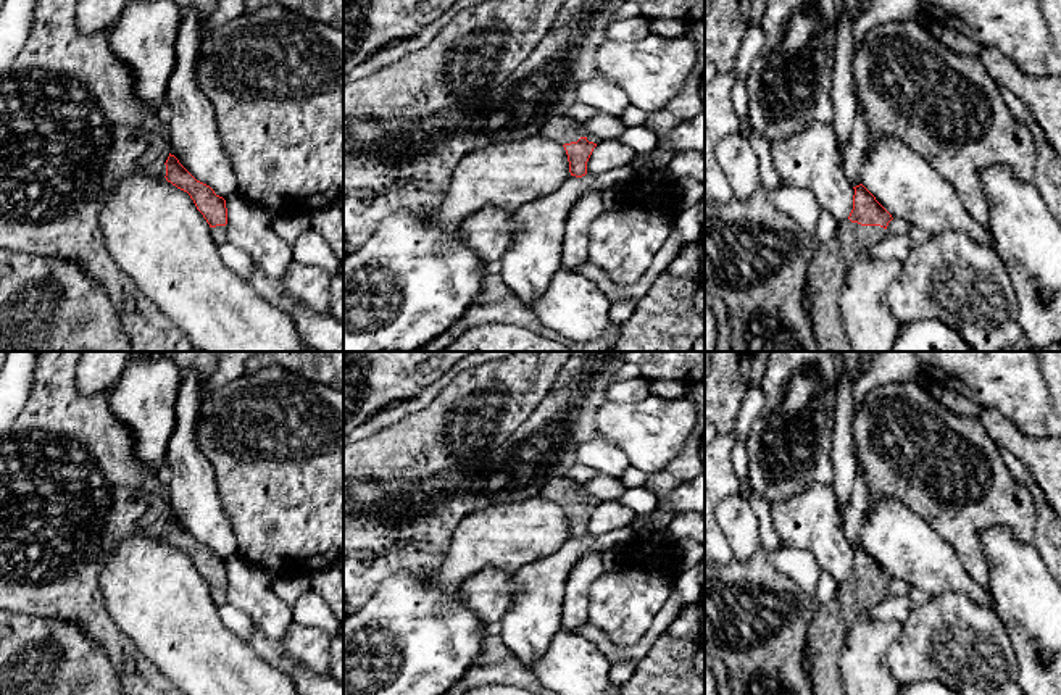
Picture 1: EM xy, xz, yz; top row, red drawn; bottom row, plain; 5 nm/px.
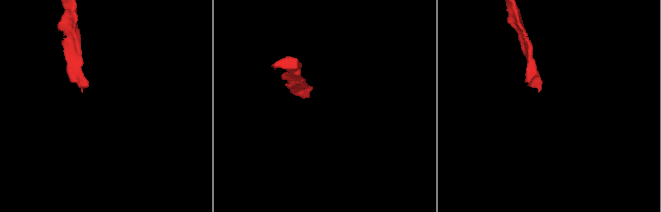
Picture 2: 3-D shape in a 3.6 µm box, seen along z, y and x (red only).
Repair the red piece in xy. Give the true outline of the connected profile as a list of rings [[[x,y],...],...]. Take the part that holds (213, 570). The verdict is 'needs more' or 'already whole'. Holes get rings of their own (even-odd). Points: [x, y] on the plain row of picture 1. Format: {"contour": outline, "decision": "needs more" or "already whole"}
{"contour": [[[169,514],[166,521],[166,542],[177,550],[187,553],[193,561],[197,571],[210,585],[213,601],[221,606],[226,603],[227,569],[226,561],[214,555],[214,551],[197,542],[181,524]]], "decision": "needs more"}

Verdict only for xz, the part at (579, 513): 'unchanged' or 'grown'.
grown

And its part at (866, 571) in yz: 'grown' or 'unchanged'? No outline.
grown

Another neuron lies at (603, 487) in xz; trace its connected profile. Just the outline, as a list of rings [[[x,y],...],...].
[[[598,472],[593,479],[582,484],[582,490],[600,501],[618,501],[627,489],[621,479]]]

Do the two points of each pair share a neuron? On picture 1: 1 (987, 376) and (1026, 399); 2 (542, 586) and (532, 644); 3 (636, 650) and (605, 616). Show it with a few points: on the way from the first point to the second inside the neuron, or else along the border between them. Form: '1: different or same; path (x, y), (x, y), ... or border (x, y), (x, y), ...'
1: same; path (997, 382), (1010, 382), (1016, 389)
2: same; path (537, 600), (532, 629)
3: different; border (655, 616), (628, 645), (597, 631)

